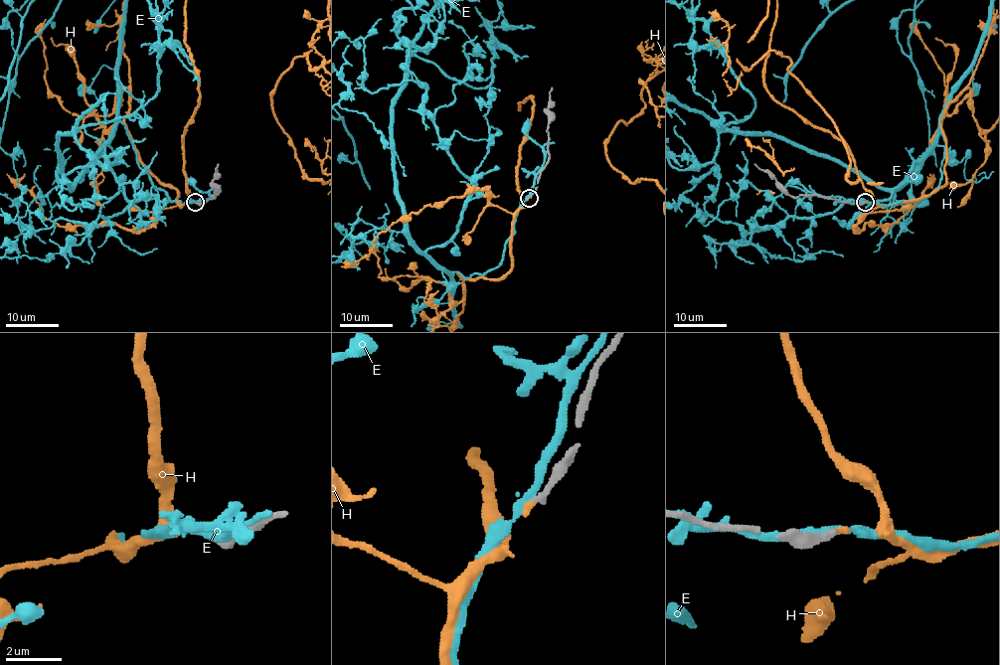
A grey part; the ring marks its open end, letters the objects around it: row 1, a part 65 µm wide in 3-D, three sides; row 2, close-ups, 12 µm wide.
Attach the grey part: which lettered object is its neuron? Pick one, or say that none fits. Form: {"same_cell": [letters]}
{"same_cell": ["H"]}

